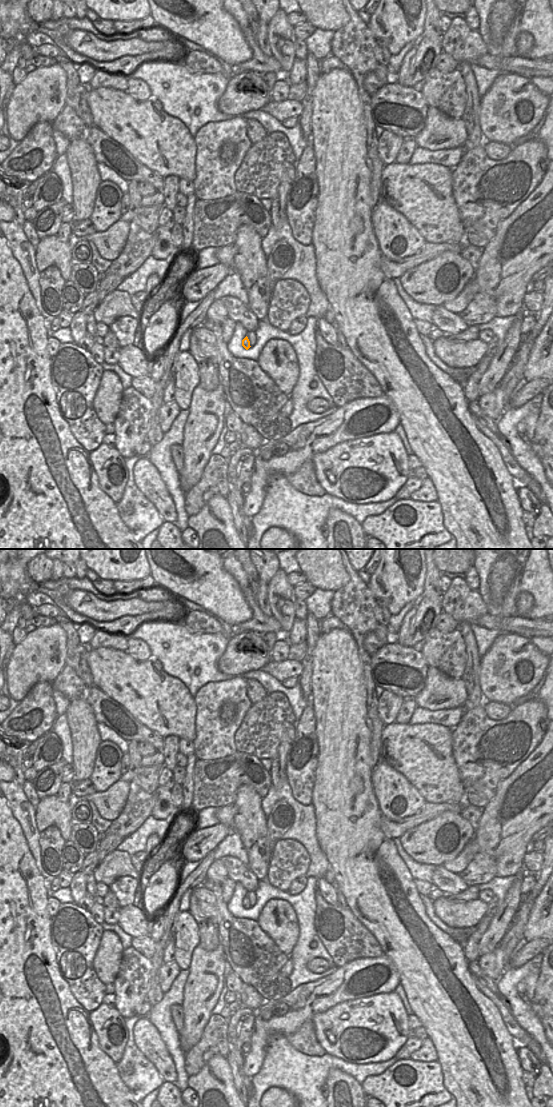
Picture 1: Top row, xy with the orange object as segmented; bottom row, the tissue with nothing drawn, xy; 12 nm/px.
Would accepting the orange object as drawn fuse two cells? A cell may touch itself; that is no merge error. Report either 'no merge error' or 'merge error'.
no merge error

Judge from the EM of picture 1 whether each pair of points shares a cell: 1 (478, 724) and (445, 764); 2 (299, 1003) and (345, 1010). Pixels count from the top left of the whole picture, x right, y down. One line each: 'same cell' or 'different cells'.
1: different cells
2: different cells

